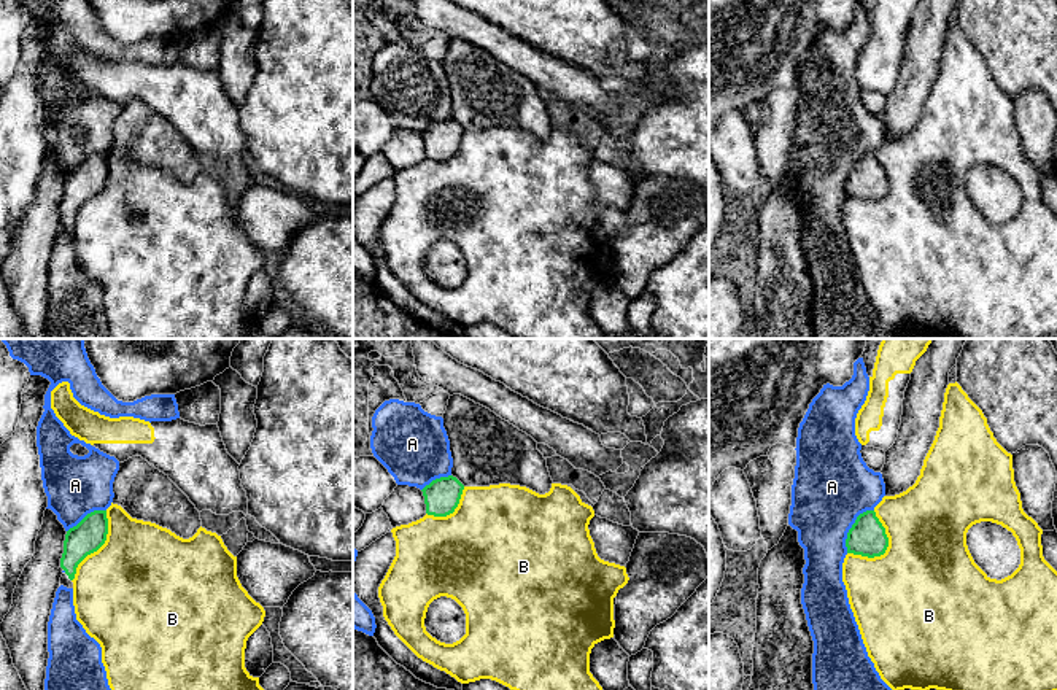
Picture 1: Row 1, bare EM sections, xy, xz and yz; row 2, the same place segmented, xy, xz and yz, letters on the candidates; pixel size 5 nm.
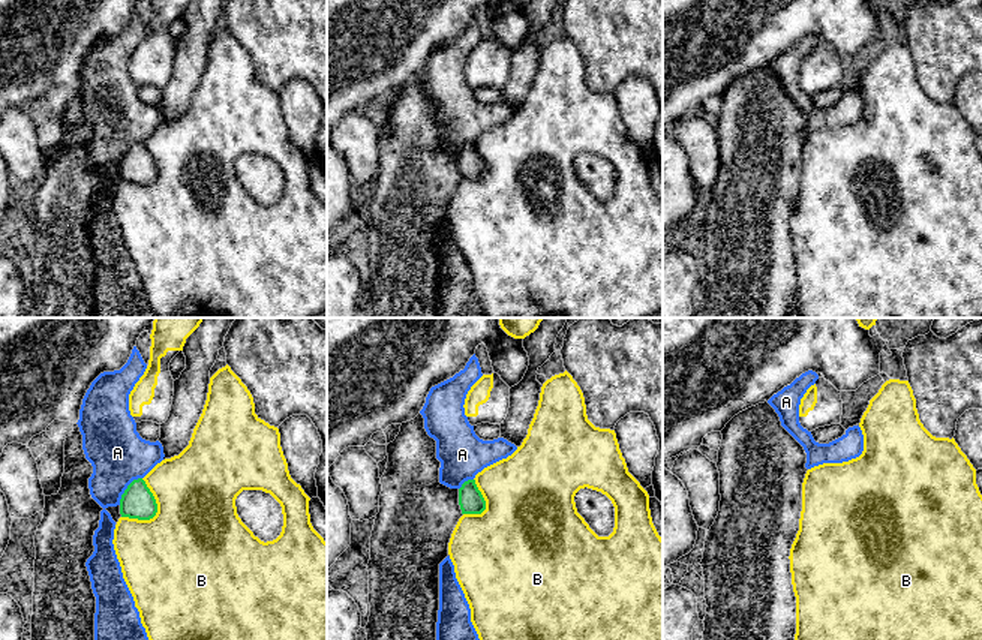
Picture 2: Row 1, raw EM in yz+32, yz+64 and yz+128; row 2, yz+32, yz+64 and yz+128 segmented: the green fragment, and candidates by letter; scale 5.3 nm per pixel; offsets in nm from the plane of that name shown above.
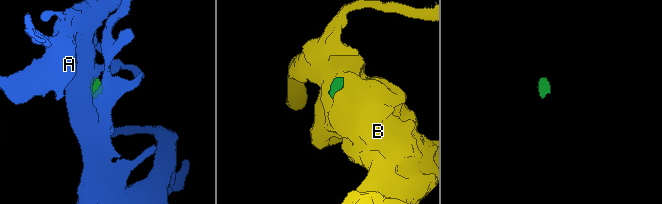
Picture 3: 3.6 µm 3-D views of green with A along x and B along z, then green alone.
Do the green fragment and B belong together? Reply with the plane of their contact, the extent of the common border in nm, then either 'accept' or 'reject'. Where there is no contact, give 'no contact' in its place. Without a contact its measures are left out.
contact in yz; length 260 nm; reject

